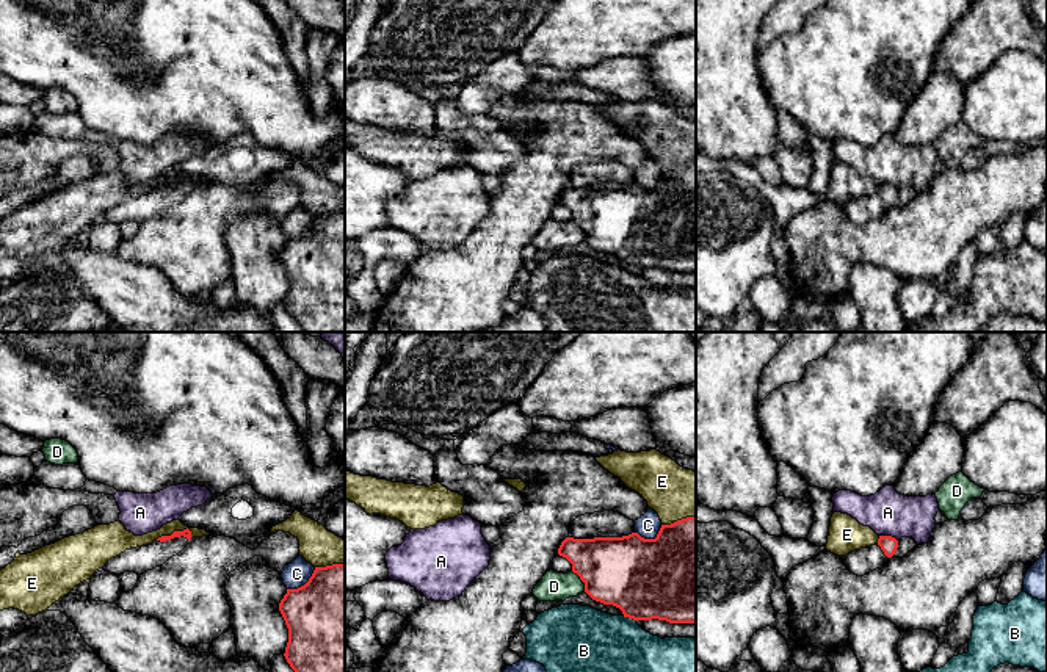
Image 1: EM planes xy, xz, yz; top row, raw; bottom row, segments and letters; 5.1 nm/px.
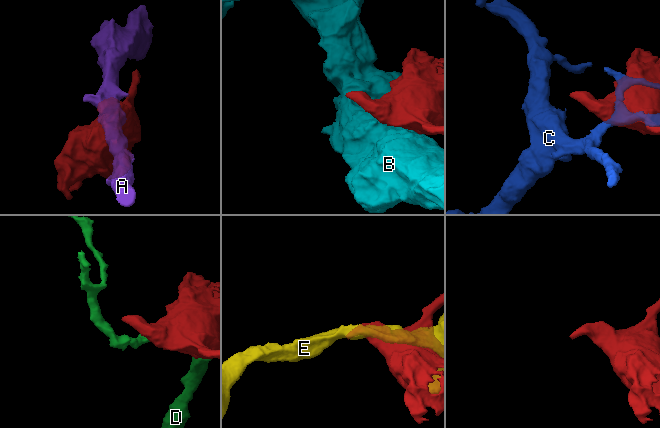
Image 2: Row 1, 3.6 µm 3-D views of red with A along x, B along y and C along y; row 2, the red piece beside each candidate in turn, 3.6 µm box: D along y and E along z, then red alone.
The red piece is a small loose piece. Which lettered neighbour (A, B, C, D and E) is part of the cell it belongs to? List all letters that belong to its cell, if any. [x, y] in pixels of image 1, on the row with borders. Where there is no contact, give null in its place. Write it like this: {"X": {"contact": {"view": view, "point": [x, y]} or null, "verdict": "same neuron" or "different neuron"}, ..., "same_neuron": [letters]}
{"A": {"contact": {"view": "yz", "point": [889, 536]}, "verdict": "different neuron"}, "B": {"contact": {"view": "xz", "point": [629, 617]}, "verdict": "different neuron"}, "C": {"contact": {"view": "xy", "point": [304, 585]}, "verdict": "different neuron"}, "D": {"contact": {"view": "xz", "point": [580, 578]}, "verdict": "different neuron"}, "E": {"contact": {"view": "xy", "point": [174, 531]}, "verdict": "different neuron"}, "same_neuron": []}

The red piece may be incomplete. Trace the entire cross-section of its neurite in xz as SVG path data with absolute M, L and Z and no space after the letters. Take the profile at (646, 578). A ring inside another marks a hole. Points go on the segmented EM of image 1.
M696 517L661 525L655 539L638 533L622 537L566 537L558 555L572 564L596 602L619 608L633 620L666 620L696 625Z

